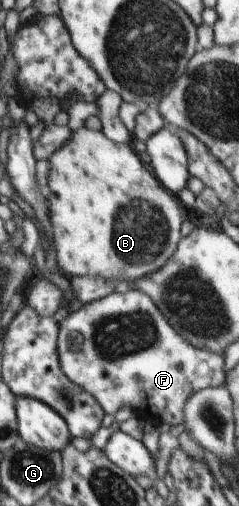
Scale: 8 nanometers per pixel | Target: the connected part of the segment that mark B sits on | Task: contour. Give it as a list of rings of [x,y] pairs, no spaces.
[[[86,125],[72,132],[71,137],[60,148],[57,148],[47,160],[50,163],[50,169],[48,172],[48,184],[45,189],[45,198],[47,199],[49,221],[51,222],[51,236],[57,251],[59,272],[68,278],[83,276],[104,277],[106,280],[118,282],[136,281],[138,277],[151,275],[155,270],[160,269],[174,254],[182,238],[180,227],[185,218],[185,207],[178,197],[164,188],[157,178],[154,178],[152,172],[148,172],[144,168],[144,164],[140,161],[132,143],[114,142],[101,130],[90,130]]]

